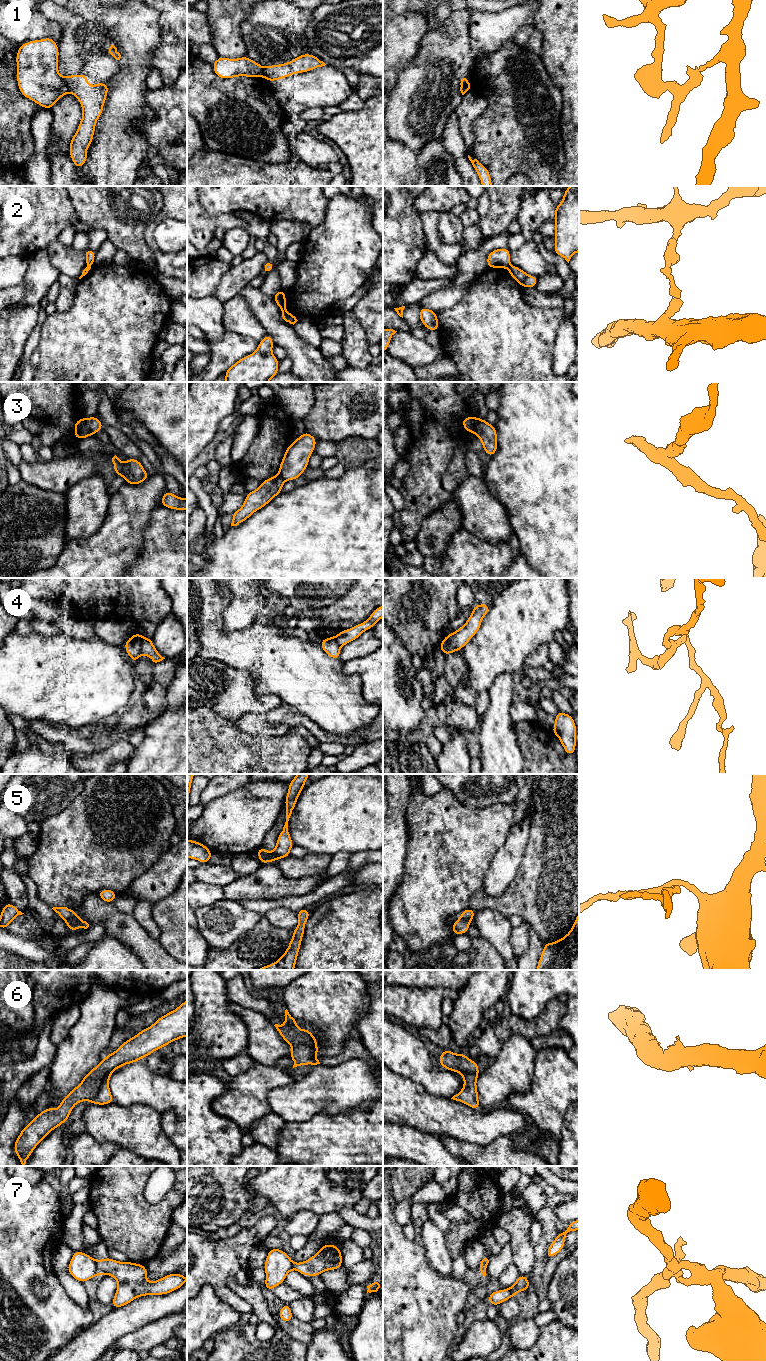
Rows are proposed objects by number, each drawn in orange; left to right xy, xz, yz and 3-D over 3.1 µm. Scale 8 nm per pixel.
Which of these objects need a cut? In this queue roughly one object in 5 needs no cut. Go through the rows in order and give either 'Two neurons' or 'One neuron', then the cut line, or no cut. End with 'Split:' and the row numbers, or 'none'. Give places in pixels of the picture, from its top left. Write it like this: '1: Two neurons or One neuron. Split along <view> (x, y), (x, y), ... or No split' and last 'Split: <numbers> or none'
1: Two neurons. Split along xy (63, 77), (69, 91)
2: Two neurons. Split along xz (282, 310), (285, 311)
3: Two neurons. Split along xy (83, 418), (87, 428), (93, 434)
4: Two neurons. Split along xy (142, 636), (140, 654)
5: Two neurons. Split along xz (258, 854), (269, 854), (272, 861)
6: One neuron. No split
7: Two neurons. Split along xy (95, 1260), (99, 1273)
Split: 1, 2, 3, 4, 5, 7

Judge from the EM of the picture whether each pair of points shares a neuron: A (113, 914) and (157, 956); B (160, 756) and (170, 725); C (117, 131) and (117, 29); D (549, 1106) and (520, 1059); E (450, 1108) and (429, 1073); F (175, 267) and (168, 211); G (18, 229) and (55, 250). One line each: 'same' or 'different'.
A: same
B: same
C: same
D: different
E: different
F: same
G: different

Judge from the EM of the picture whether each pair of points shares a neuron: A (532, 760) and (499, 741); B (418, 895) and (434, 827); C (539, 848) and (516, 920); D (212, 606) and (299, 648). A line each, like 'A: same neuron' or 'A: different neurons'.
A: different neurons
B: same neuron
C: different neurons
D: same neuron

